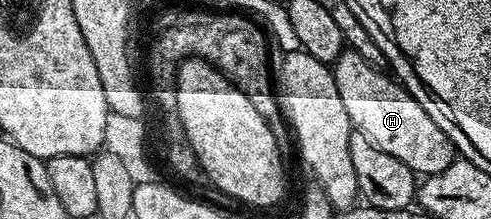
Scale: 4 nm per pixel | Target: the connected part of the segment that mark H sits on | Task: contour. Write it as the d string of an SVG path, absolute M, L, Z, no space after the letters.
M345 49L337 57L332 67L332 76L338 85L338 97L342 97L342 106L346 109L353 128L361 131L370 141L374 141L374 145L378 145L378 149L386 149L386 153L390 153L390 157L398 157L398 161L402 161L402 165L415 171L417 176L427 177L434 173L442 173L442 169L449 167L452 160L457 158L456 148L452 146L446 133L442 133L442 129L438 129L438 125L434 125L434 121L430 121L430 113L426 113L426 109L422 109L422 105L418 105L418 101L404 88L403 83L397 81L391 74L388 74L389 76L384 74L388 73L381 68L371 67L354 50Z

